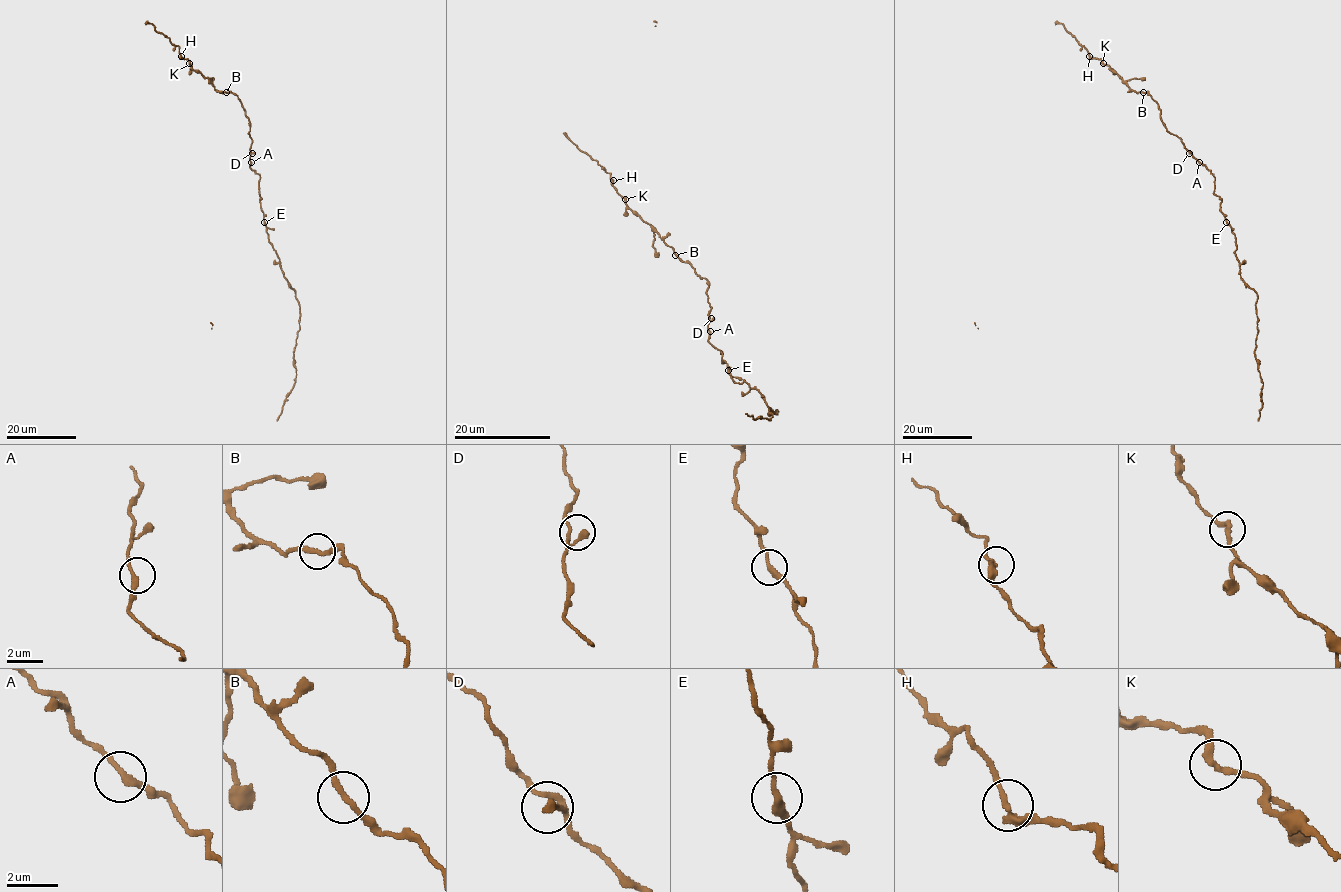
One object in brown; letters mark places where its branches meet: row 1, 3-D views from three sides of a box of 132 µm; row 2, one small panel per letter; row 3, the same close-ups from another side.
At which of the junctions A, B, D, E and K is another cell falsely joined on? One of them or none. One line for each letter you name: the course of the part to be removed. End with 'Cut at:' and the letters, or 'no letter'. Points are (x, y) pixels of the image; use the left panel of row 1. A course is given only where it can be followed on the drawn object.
Cut at: no letter

